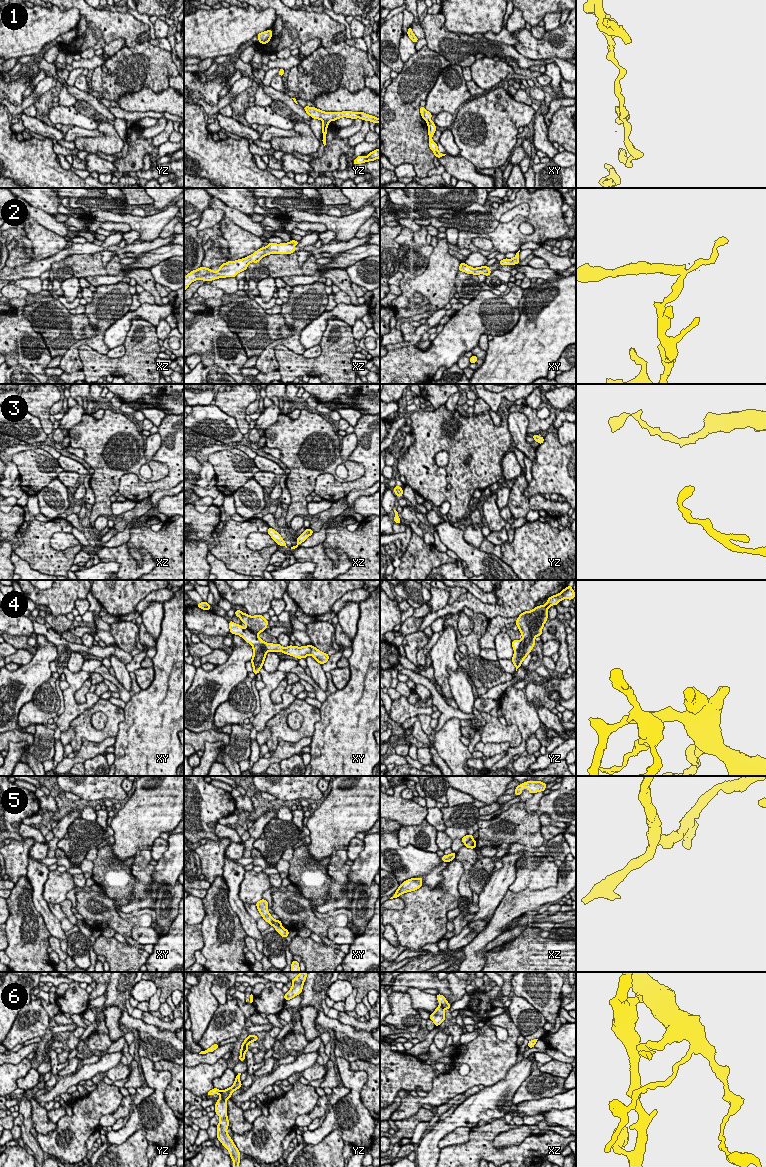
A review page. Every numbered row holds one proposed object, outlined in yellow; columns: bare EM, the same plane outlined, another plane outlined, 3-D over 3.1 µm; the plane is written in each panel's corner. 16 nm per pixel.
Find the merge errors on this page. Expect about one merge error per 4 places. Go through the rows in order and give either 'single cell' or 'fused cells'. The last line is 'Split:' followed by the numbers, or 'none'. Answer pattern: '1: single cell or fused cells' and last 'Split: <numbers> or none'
1: fused cells
2: fused cells
3: single cell
4: fused cells
5: fused cells
6: fused cells
Split: 1, 2, 4, 5, 6

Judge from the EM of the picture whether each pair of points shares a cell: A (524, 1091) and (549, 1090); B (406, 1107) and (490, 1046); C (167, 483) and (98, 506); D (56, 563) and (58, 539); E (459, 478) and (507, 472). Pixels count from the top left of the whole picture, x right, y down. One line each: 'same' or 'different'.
A: same
B: same
C: different
D: different
E: different

